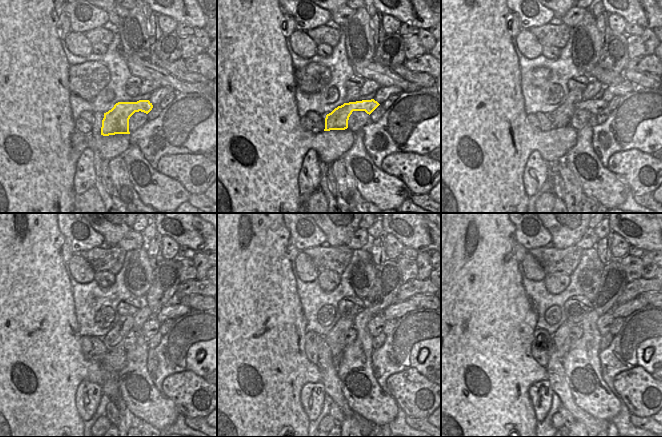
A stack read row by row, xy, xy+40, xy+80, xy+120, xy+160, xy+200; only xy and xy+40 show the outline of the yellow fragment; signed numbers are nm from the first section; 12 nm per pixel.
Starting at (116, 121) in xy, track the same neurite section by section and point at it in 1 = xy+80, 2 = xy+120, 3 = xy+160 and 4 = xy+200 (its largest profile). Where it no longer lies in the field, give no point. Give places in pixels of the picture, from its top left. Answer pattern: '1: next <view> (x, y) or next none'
1: next xy+80 (594, 106)
2: next xy+120 (151, 327)
3: next xy+160 (376, 325)
4: next xy+200 (605, 321)

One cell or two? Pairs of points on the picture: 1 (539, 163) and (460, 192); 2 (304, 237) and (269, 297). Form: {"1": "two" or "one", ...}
{"1": "two", "2": "two"}

